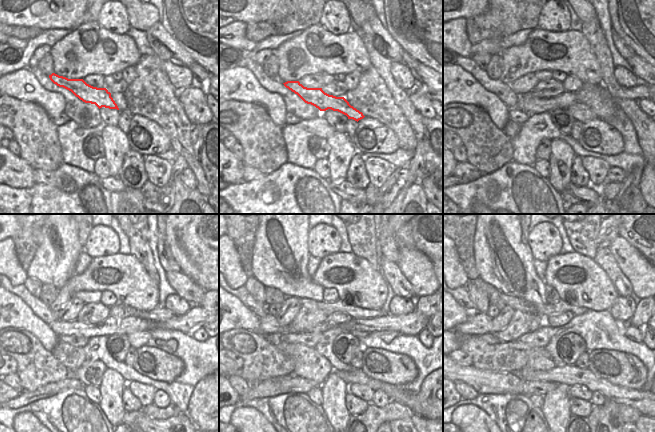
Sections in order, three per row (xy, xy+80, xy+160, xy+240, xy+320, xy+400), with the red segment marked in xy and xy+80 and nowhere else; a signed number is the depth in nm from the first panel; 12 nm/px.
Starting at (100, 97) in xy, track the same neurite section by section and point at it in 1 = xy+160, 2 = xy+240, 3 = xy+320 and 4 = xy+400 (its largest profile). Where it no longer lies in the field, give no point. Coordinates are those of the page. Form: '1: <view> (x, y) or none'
1: xy+160 (580, 112)
2: xy+240 (137, 339)
3: xy+320 (387, 336)
4: xy+400 (633, 333)

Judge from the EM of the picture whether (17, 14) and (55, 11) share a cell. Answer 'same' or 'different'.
same

